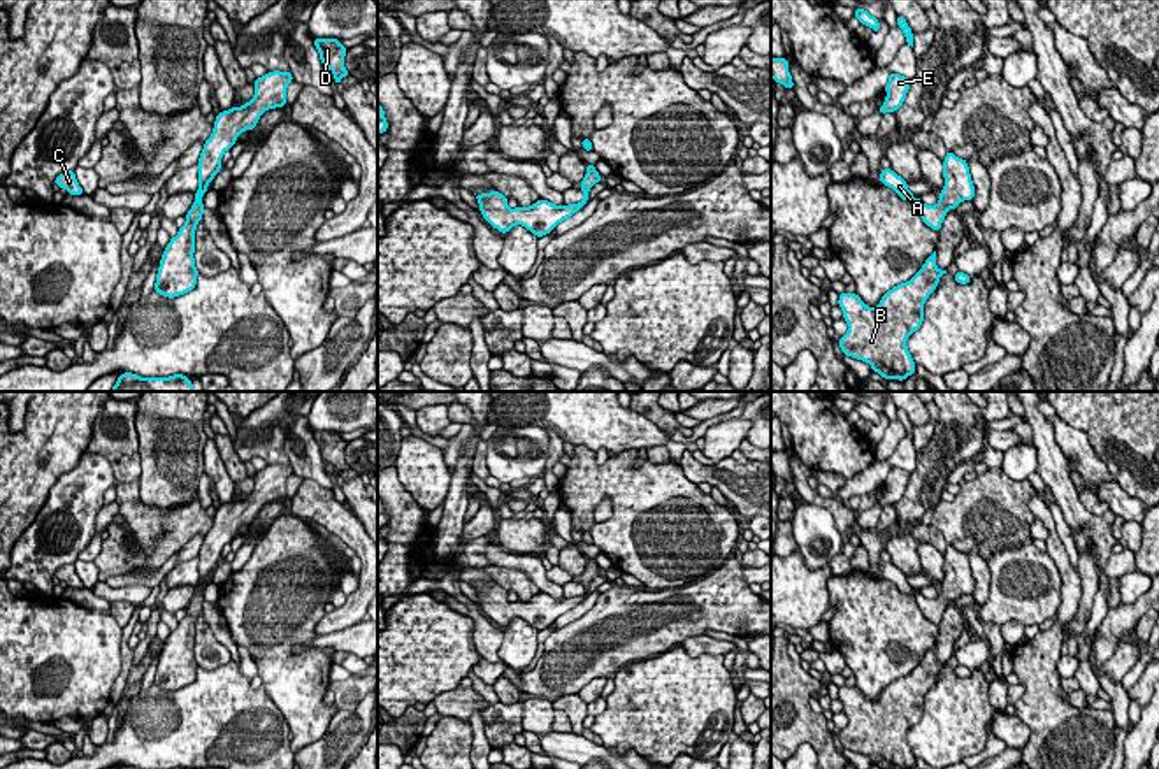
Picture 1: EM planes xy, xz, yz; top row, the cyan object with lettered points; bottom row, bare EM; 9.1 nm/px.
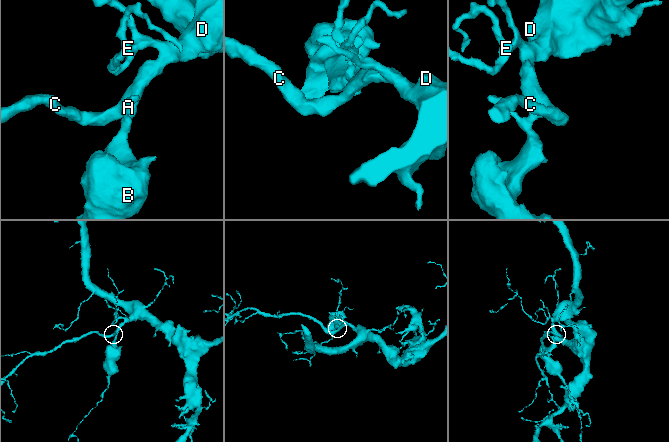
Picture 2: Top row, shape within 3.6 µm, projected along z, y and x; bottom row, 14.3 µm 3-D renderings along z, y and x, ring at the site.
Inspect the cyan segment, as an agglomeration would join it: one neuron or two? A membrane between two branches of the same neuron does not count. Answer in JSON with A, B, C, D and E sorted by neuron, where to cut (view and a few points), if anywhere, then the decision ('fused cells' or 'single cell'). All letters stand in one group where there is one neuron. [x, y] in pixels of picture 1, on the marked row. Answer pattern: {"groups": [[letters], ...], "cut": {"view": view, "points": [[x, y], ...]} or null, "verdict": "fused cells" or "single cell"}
{"groups": [["A", "B", "C", "D", "E"]], "cut": null, "verdict": "single cell"}

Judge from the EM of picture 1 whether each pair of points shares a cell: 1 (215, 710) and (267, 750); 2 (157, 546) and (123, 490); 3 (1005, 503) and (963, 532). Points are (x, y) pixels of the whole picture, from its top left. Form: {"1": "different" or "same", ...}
{"1": "same", "2": "same", "3": "same"}

